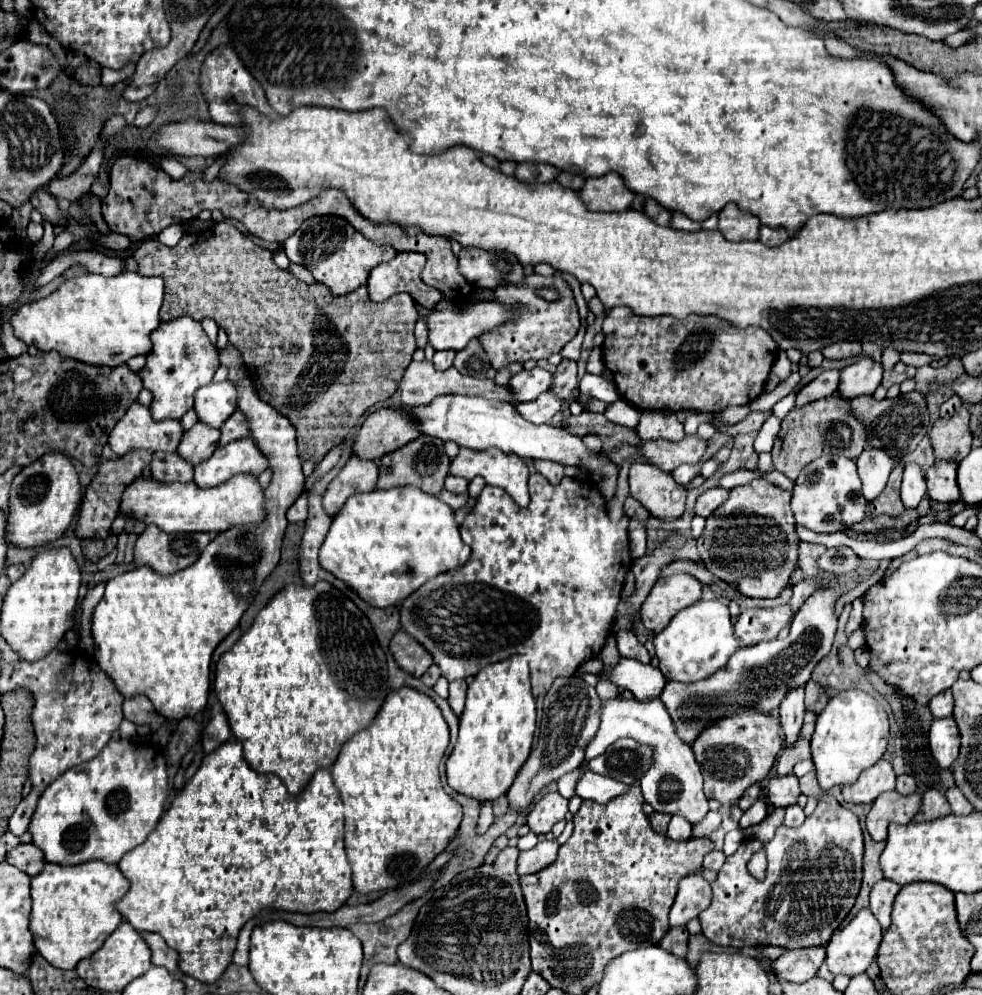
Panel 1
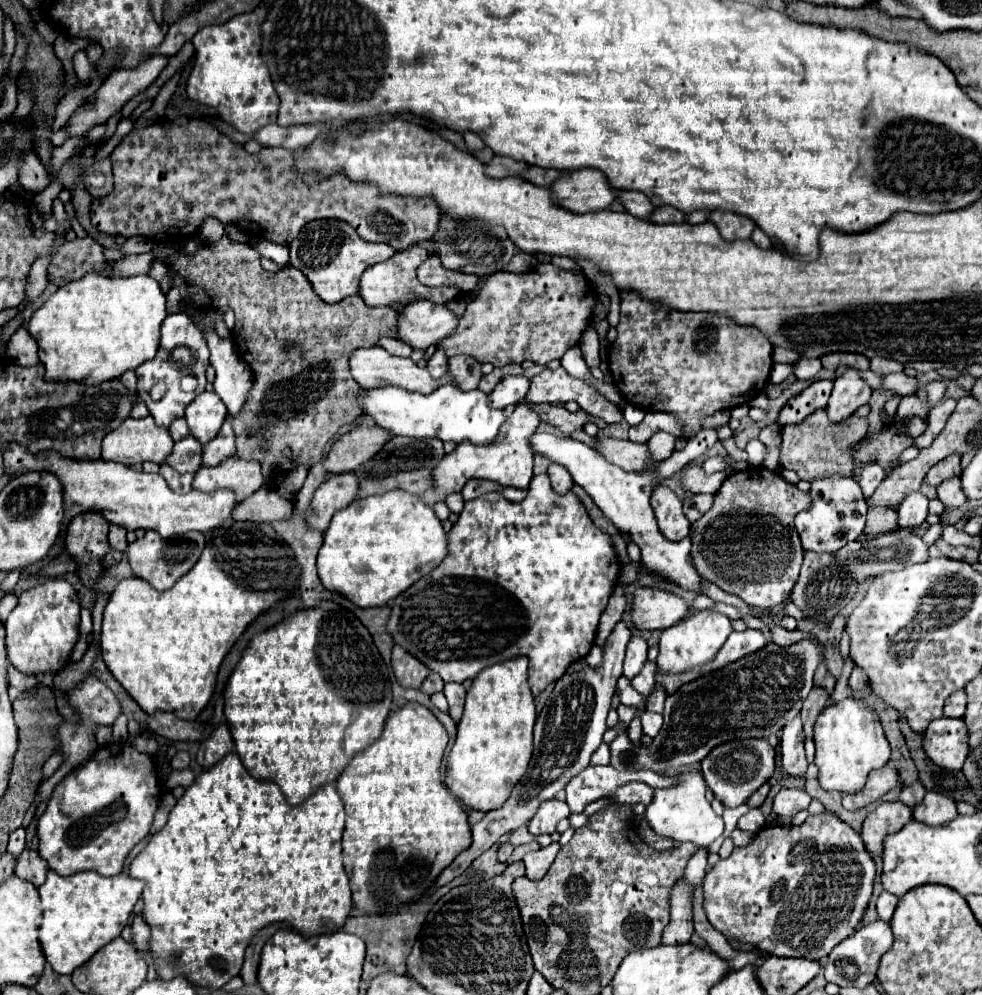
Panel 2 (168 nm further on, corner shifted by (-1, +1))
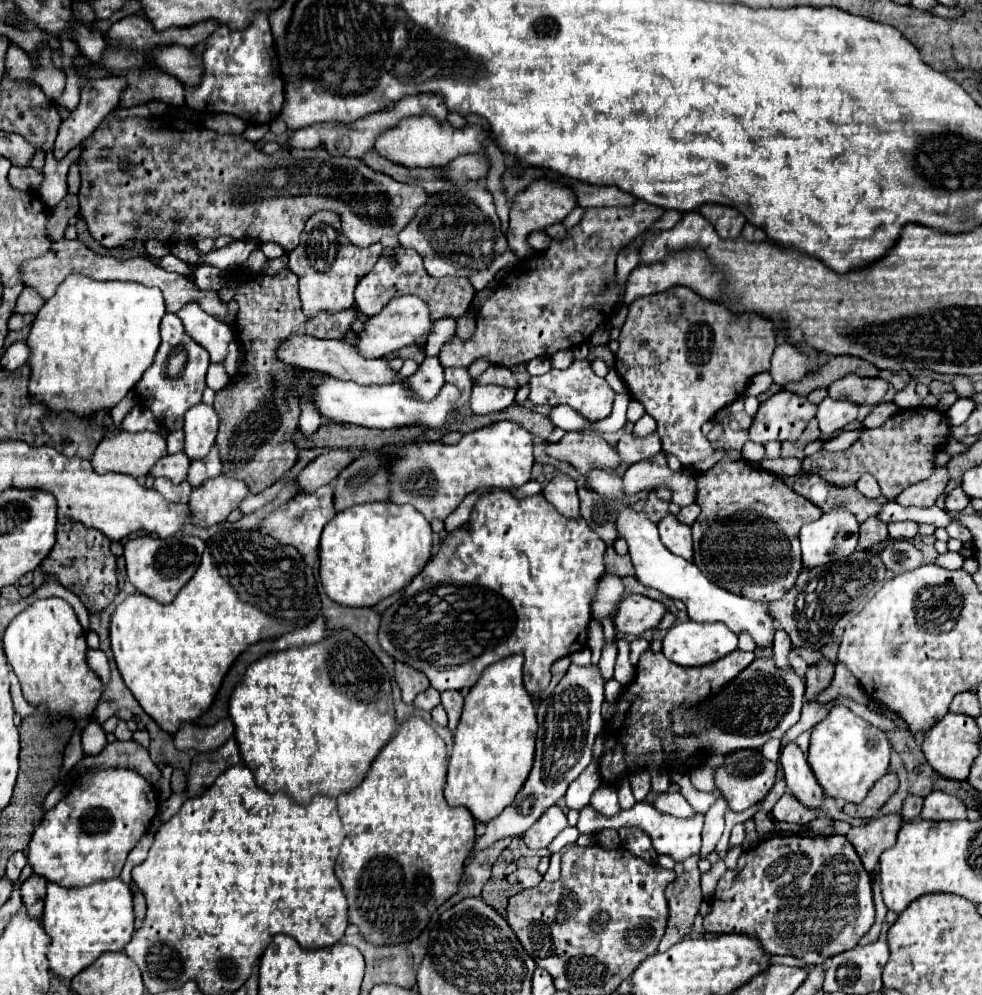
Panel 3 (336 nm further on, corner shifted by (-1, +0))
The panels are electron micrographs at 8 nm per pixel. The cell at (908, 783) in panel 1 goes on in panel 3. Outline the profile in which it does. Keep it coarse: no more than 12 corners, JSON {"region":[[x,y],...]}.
{"region":[[909,795],[901,817],[913,819],[921,813],[923,797]]}

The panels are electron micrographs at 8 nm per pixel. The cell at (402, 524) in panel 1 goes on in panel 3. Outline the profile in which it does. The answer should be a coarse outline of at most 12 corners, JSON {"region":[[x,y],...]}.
{"region":[[411,505],[339,511],[319,543],[321,585],[373,607],[429,563]]}

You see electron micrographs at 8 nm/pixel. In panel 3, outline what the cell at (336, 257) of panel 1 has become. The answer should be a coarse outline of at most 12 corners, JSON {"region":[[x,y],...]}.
{"region":[[337,213],[311,215],[287,253],[303,313],[353,305],[377,263],[345,237]]}

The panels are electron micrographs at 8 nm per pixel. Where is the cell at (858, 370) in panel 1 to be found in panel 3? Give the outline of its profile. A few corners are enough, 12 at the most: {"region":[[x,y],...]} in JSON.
{"region":[[825,397],[817,411],[825,437],[857,419],[855,401]]}

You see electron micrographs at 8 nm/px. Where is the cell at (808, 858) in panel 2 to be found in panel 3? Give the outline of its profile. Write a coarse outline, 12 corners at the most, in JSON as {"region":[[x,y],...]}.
{"region":[[779,835],[723,873],[707,933],[807,965],[855,947],[871,875],[845,835]]}

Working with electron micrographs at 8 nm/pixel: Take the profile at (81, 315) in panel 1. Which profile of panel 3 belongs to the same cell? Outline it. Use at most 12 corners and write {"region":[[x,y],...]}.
{"region":[[67,277],[31,325],[31,393],[111,409],[161,345],[163,293]]}

